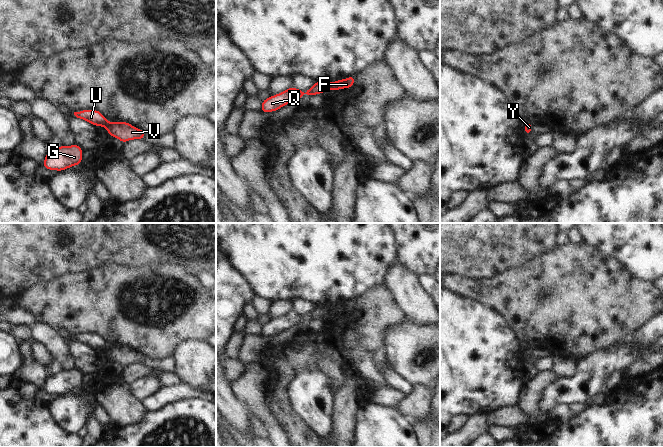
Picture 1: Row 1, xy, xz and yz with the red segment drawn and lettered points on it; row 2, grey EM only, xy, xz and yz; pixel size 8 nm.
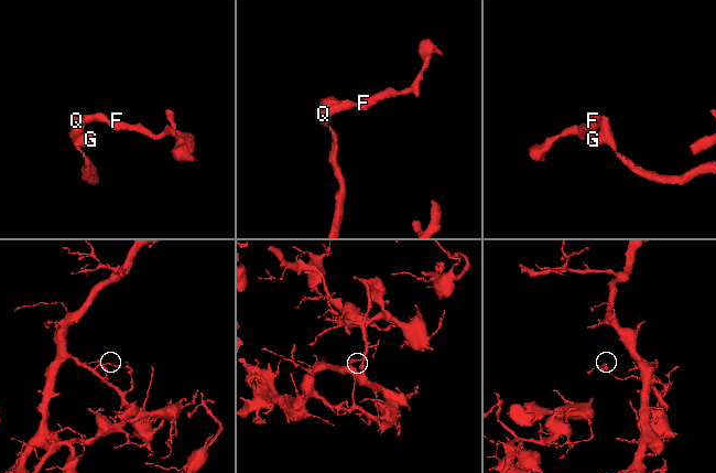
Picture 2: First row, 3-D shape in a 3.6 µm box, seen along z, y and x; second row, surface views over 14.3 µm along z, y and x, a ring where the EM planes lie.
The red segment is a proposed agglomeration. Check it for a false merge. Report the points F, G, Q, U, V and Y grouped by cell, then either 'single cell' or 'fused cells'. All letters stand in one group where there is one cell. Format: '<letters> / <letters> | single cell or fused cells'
F V Y / G Q U | fused cells

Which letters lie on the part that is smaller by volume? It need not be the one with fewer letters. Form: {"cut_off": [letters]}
{"cut_off": ["F", "V", "Y"]}

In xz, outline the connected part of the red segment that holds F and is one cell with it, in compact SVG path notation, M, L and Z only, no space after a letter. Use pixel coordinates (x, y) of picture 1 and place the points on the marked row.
M349 76L345 80L339 79L331 83L331 89L333 90L341 90L342 88L348 89L352 87L354 83L355 83L355 78L353 76Z

